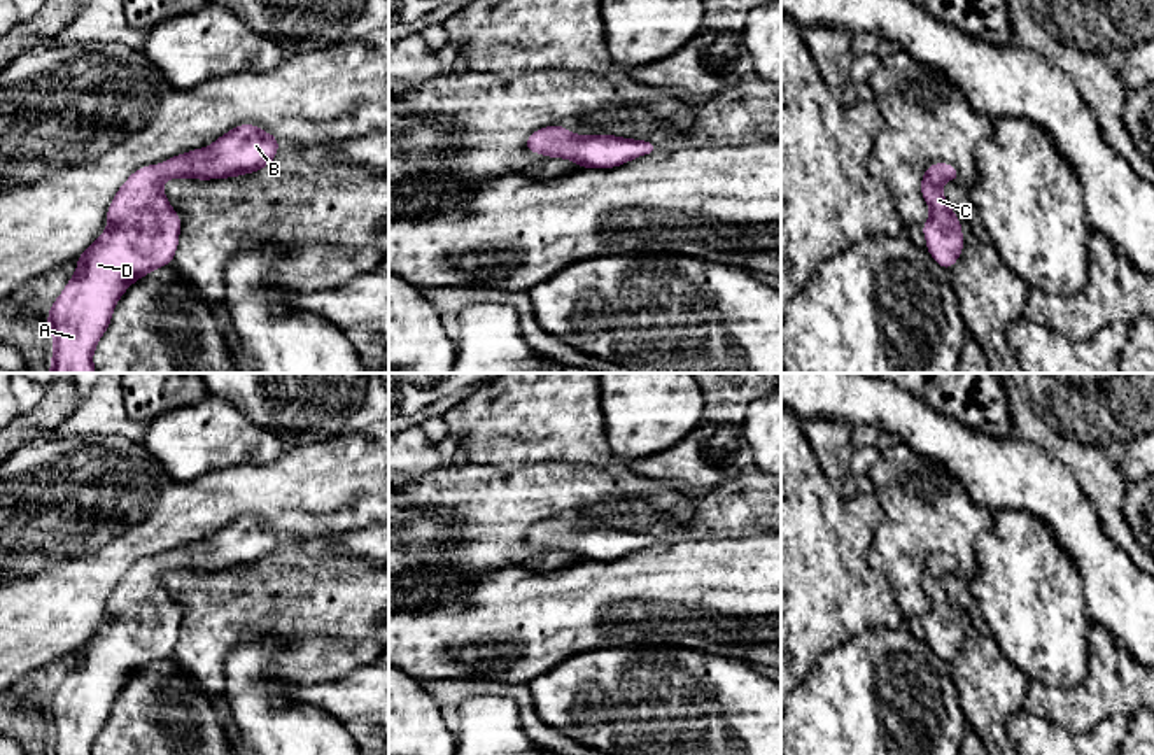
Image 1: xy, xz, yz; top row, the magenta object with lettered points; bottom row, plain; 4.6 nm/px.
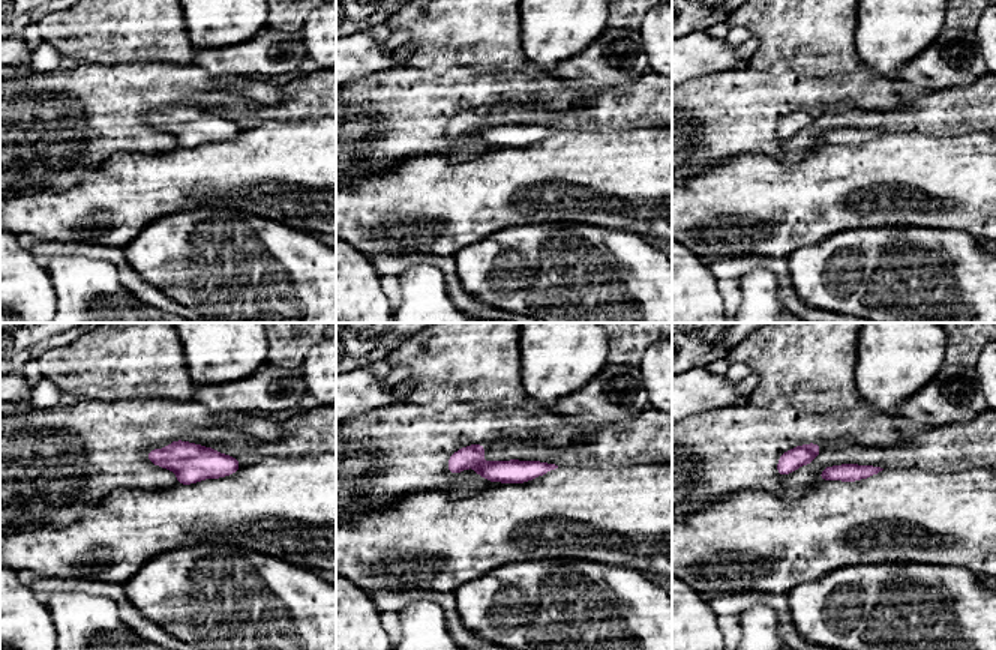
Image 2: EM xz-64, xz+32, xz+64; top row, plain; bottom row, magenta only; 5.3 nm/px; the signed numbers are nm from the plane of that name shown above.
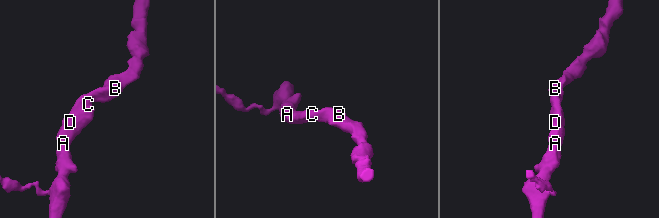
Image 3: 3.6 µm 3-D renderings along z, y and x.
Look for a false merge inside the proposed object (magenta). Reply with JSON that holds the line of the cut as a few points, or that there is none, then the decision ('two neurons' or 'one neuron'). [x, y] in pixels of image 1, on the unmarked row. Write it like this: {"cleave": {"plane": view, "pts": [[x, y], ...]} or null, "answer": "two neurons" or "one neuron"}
{"cleave": null, "answer": "one neuron"}

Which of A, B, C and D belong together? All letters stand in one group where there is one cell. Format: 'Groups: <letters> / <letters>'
Groups: A B C D

